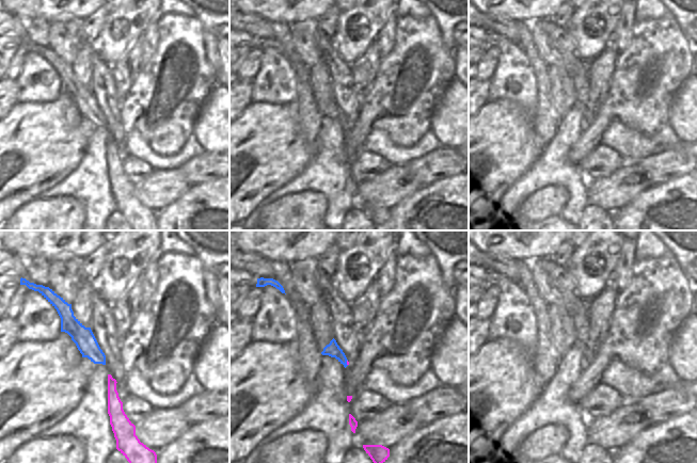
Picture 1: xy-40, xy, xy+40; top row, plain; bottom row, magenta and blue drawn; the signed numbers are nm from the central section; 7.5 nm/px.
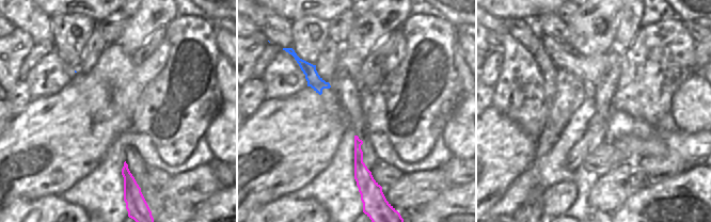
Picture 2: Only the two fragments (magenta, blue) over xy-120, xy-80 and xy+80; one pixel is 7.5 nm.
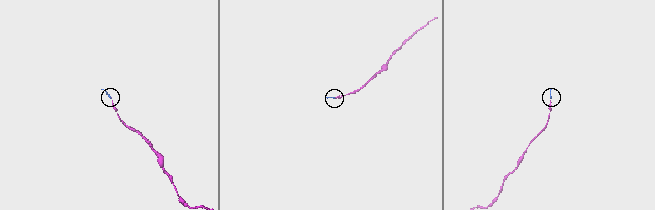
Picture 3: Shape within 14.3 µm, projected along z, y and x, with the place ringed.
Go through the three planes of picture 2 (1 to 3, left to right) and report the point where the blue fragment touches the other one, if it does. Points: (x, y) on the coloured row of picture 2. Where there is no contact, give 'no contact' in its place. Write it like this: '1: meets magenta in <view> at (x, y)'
1: no contact
2: no contact
3: no contact

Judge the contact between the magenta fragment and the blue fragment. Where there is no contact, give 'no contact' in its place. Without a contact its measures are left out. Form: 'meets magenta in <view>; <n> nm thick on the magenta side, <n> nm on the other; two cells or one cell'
meets magenta in xy; 20 nm thick on the magenta side, 110 nm on the other; one cell

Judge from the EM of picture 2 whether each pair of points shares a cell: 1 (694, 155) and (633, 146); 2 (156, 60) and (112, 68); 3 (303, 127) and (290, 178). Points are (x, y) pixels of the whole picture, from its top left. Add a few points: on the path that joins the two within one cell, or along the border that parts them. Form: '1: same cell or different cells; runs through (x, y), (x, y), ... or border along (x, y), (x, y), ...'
1: same cell; runs through (679, 146), (648, 146)
2: same cell; runs through (145, 69), (123, 69)
3: same cell; runs through (293, 140), (290, 142), (290, 165)

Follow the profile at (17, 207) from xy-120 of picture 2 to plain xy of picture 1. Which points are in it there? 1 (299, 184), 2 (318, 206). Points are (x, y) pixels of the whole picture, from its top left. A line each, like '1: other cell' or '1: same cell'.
1: other cell
2: same cell

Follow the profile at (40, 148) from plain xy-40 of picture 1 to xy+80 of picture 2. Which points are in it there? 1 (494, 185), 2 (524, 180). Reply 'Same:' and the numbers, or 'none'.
Same: 1

